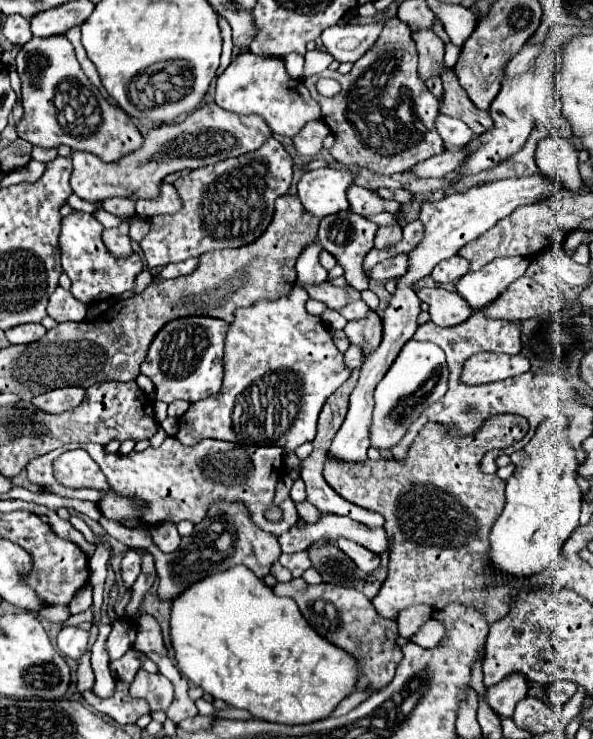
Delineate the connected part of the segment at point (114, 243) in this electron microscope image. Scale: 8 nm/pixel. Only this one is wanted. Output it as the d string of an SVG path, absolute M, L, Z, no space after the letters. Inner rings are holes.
M127 220L119 228L111 228L111 230L103 232L103 242L115 258L131 256L133 248L131 248L131 240L129 240L127 232L129 232L129 222Z

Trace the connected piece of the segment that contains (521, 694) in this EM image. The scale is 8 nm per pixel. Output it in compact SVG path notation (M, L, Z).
M513 674L511 678L507 678L507 682L491 686L491 690L487 690L485 696L499 716L511 718L517 702L527 696L527 680L519 678L519 674Z

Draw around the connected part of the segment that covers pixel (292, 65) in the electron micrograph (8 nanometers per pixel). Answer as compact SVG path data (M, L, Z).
M289 54L285 58L285 70L289 74L289 78L295 78L295 80L301 80L303 78L303 56L301 54Z

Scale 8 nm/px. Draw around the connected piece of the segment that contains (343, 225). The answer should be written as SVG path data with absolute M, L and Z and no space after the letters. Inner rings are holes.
M347 210L347 212L339 212L339 214L333 214L333 216L327 216L321 220L321 226L319 226L319 244L335 256L337 264L343 266L345 270L345 280L349 286L357 288L357 290L367 290L369 288L369 278L363 276L363 260L367 256L367 252L375 246L373 244L373 238L375 238L375 232L377 232L377 224L365 220L363 216Z

